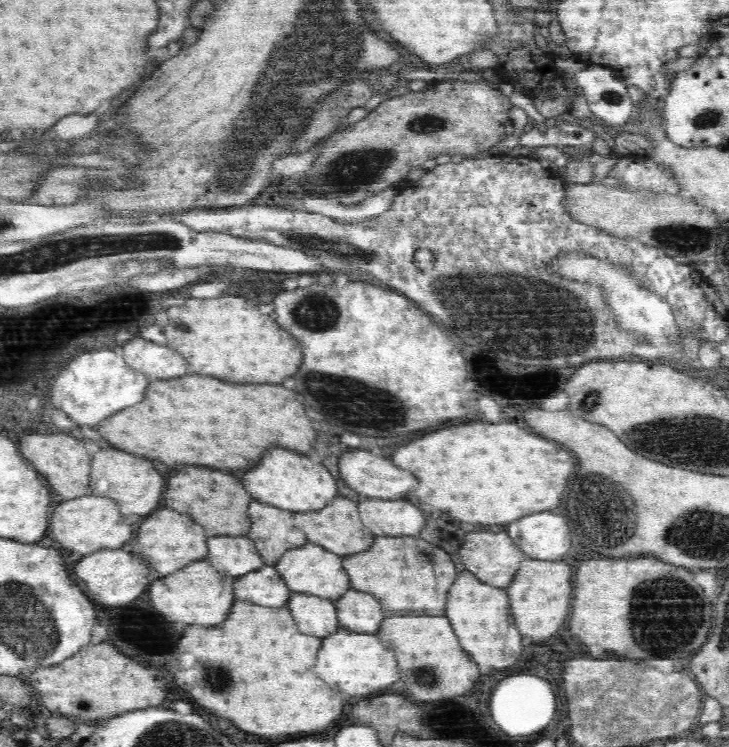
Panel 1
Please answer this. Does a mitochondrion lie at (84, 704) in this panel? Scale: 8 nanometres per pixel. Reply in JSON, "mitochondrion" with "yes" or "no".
{"mitochondrion":"yes"}

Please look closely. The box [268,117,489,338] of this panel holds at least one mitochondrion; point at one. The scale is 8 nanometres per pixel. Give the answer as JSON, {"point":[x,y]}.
{"point":[354,171]}

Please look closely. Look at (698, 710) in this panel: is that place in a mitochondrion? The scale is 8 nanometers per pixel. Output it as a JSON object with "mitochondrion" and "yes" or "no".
{"mitochondrion":"no"}

